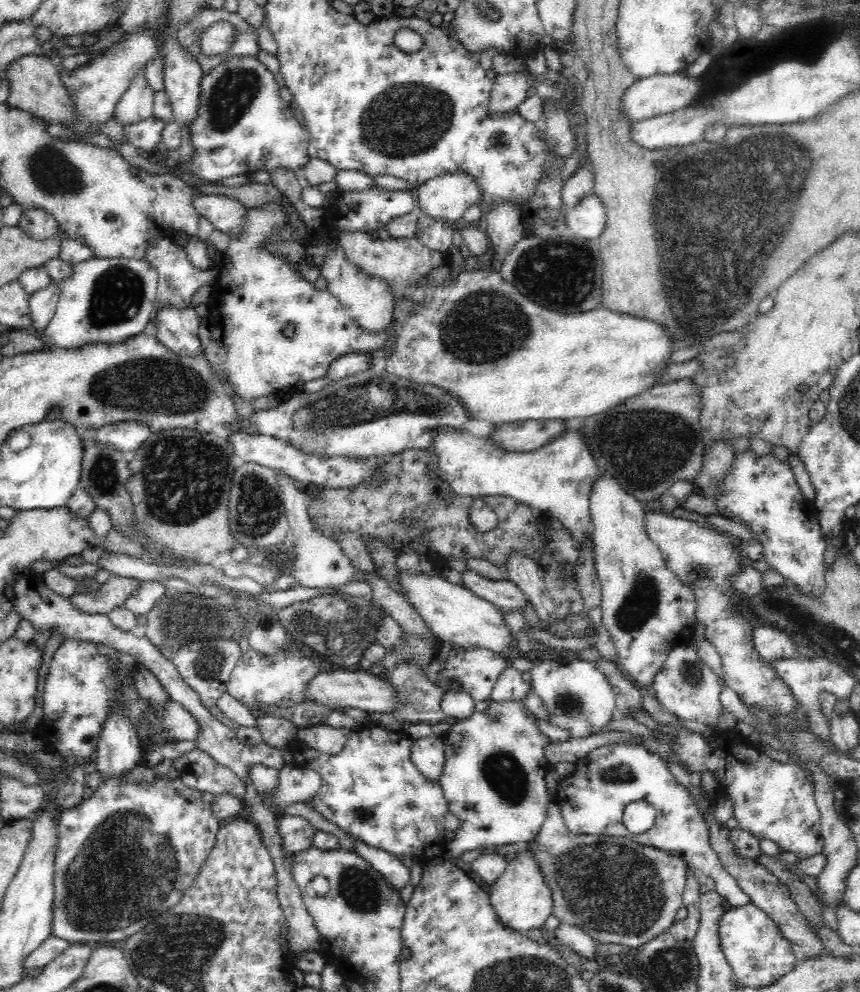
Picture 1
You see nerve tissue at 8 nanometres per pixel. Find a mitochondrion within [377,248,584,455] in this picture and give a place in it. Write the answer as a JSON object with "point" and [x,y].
{"point":[487,325]}

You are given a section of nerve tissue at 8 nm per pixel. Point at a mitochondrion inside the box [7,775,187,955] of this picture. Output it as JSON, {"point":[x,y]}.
{"point":[96,913]}

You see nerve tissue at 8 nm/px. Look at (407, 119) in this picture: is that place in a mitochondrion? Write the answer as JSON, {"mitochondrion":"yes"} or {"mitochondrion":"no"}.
{"mitochondrion":"yes"}

